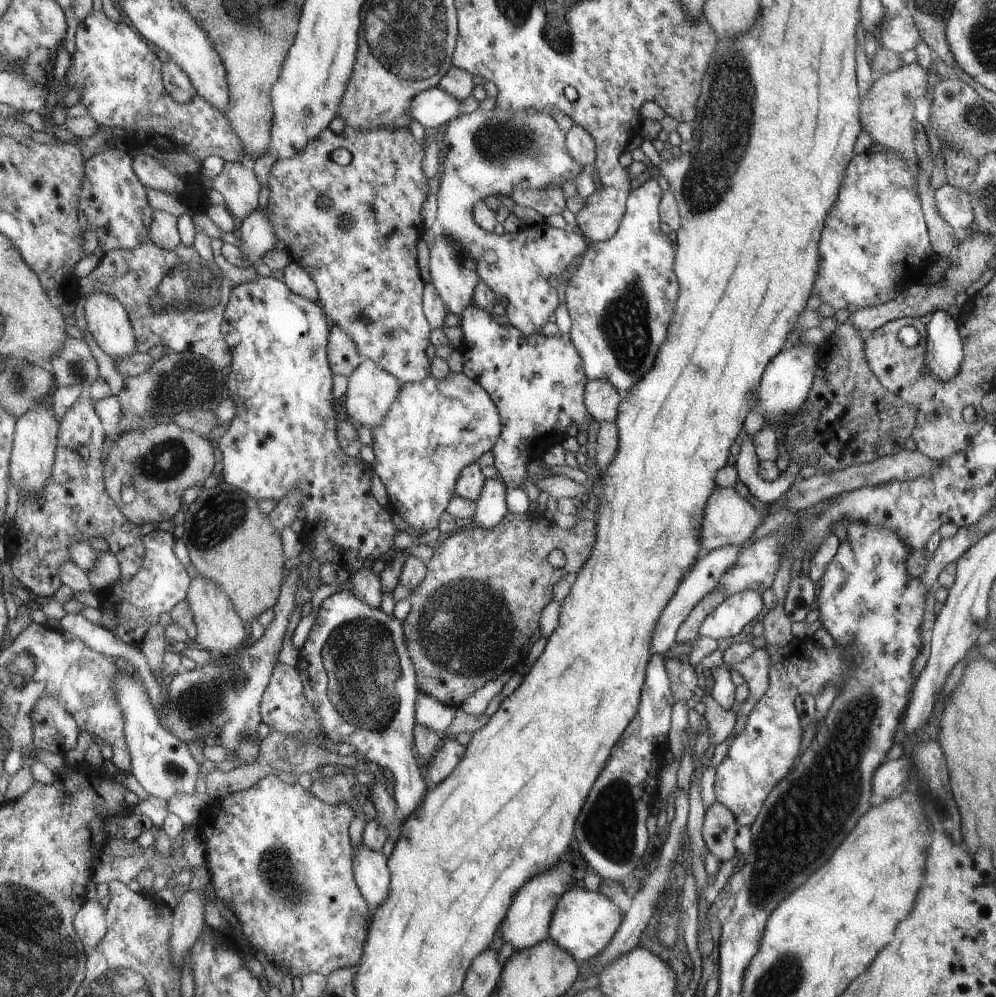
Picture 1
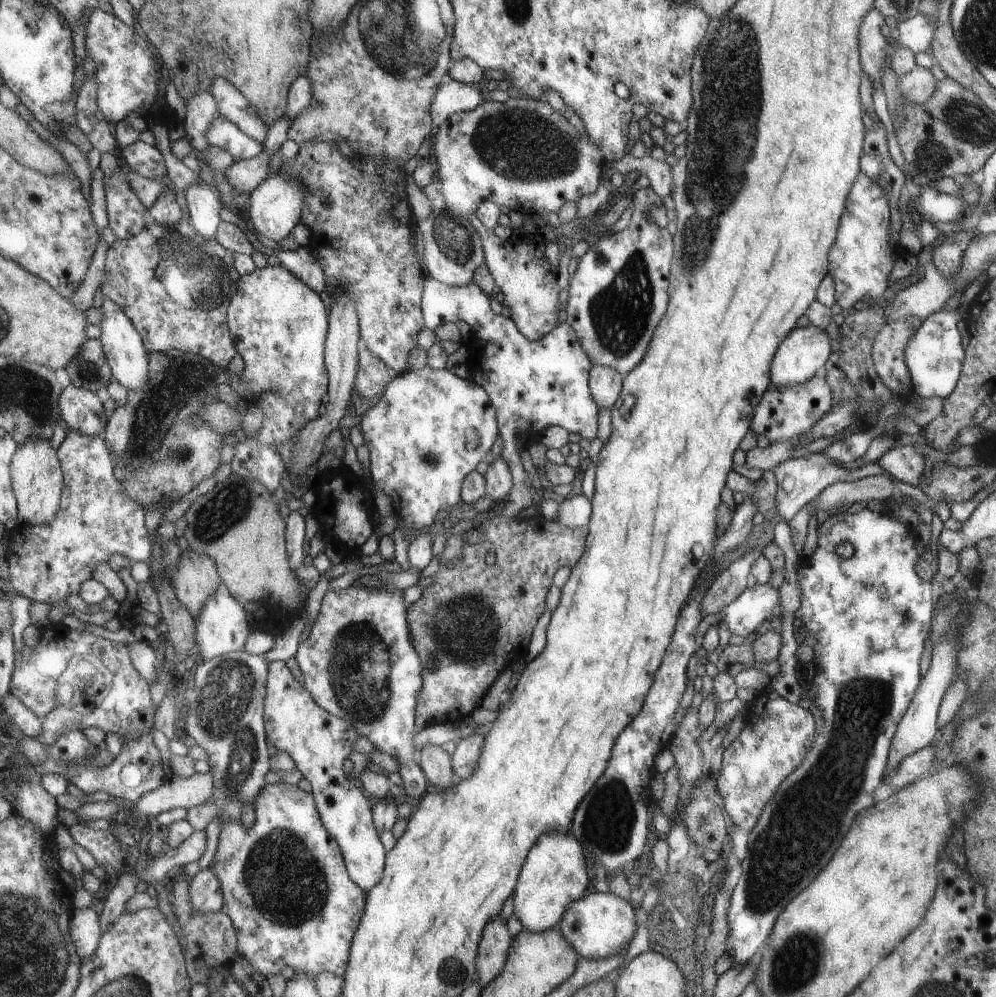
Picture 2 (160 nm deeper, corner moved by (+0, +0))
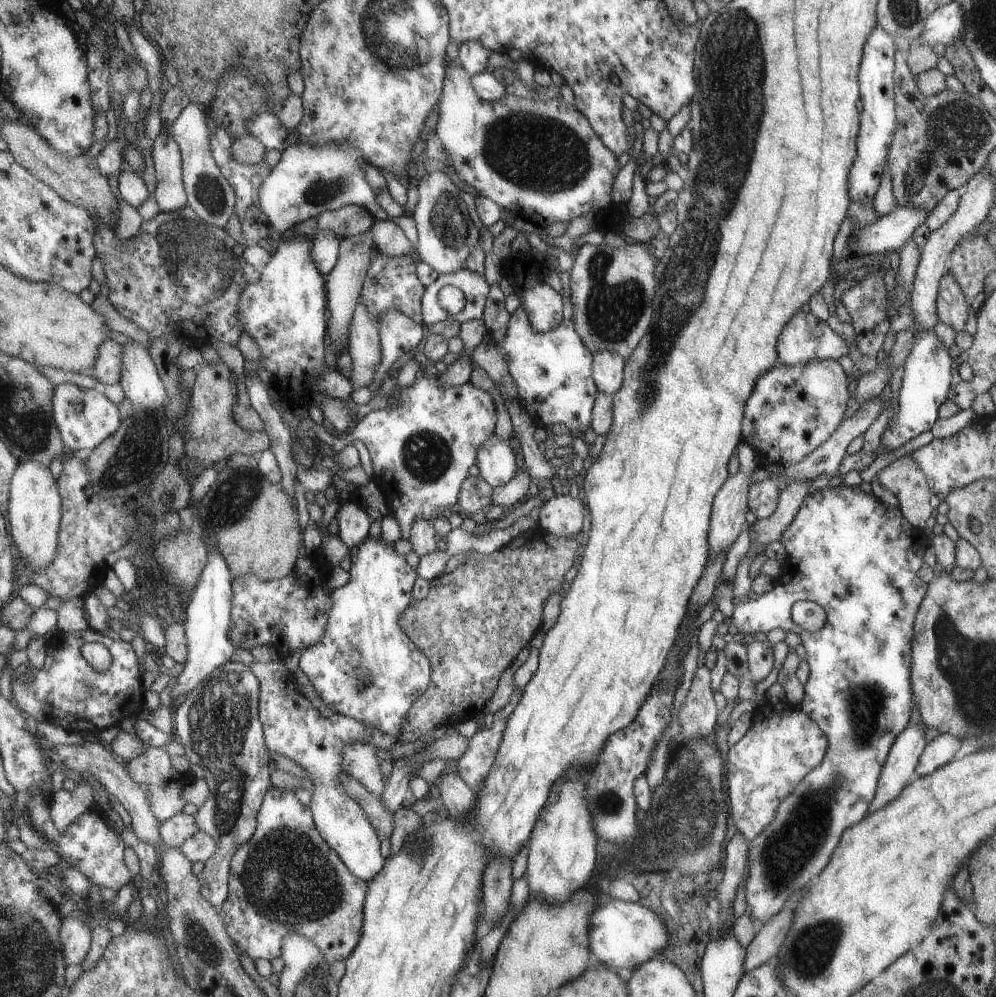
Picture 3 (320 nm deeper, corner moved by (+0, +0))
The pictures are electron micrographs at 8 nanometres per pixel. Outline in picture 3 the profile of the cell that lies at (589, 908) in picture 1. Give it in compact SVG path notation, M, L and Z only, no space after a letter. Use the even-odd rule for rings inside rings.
M617 899L596 906L589 917L588 937L589 950L595 954L599 963L613 969L627 968L630 972L653 956L659 956L659 951L666 948L668 940L665 926L657 914L639 902Z

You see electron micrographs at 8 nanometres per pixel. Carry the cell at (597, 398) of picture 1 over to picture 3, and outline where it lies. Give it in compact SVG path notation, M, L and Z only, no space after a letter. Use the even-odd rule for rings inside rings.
M601 349L592 353L592 378L599 393L612 395L619 390L624 361L615 351Z

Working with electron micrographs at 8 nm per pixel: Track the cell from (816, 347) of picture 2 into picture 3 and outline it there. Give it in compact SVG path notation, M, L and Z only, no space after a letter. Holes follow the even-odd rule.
M797 311L793 313L787 324L781 329L776 342L776 353L779 355L777 363L779 364L794 365L814 360L841 358L848 353L845 340L831 330L826 322L818 319L810 312Z

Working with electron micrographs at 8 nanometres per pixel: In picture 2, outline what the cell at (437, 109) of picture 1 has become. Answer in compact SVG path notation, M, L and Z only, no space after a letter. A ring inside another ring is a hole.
M446 81L433 98L430 113L433 124L439 126L447 116L461 111L468 111L483 102L480 85L459 81Z

